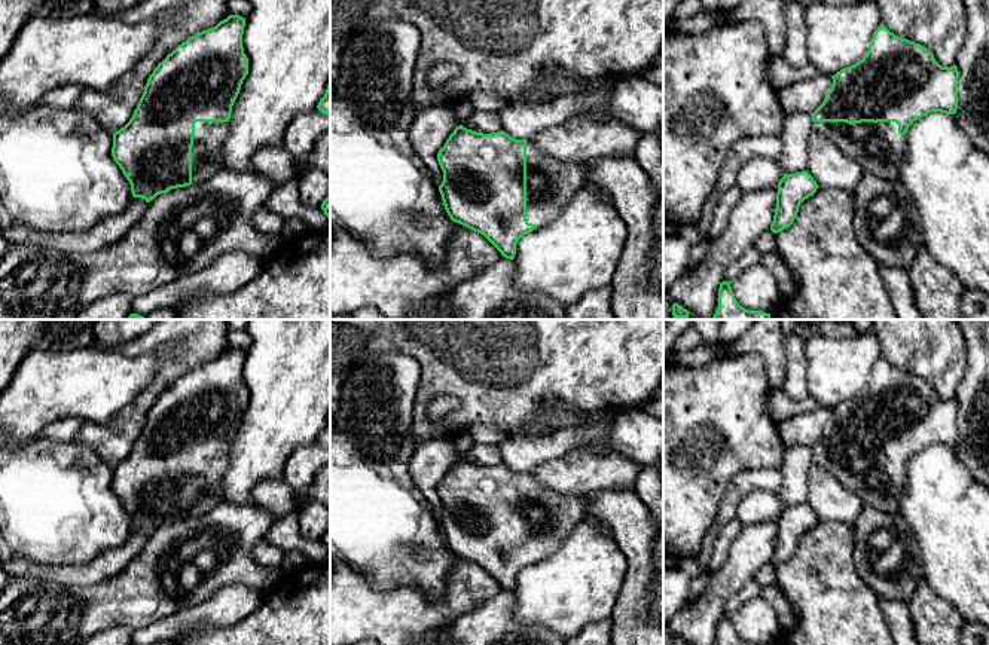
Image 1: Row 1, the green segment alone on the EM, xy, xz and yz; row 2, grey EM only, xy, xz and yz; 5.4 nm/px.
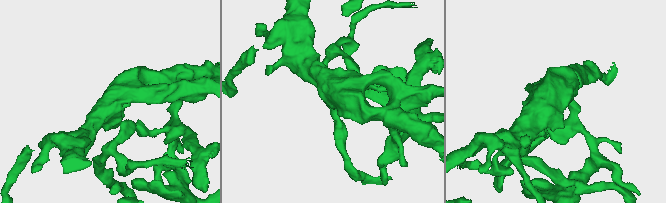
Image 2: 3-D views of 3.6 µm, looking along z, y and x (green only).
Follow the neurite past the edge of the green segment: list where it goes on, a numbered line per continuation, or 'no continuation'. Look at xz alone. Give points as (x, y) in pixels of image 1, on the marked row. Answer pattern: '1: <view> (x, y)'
1: xz (551, 185)

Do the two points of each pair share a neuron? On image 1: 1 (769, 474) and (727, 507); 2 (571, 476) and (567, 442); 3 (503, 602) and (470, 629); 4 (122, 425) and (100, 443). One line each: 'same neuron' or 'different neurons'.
1: same neuron
2: different neurons
3: same neuron
4: same neuron

